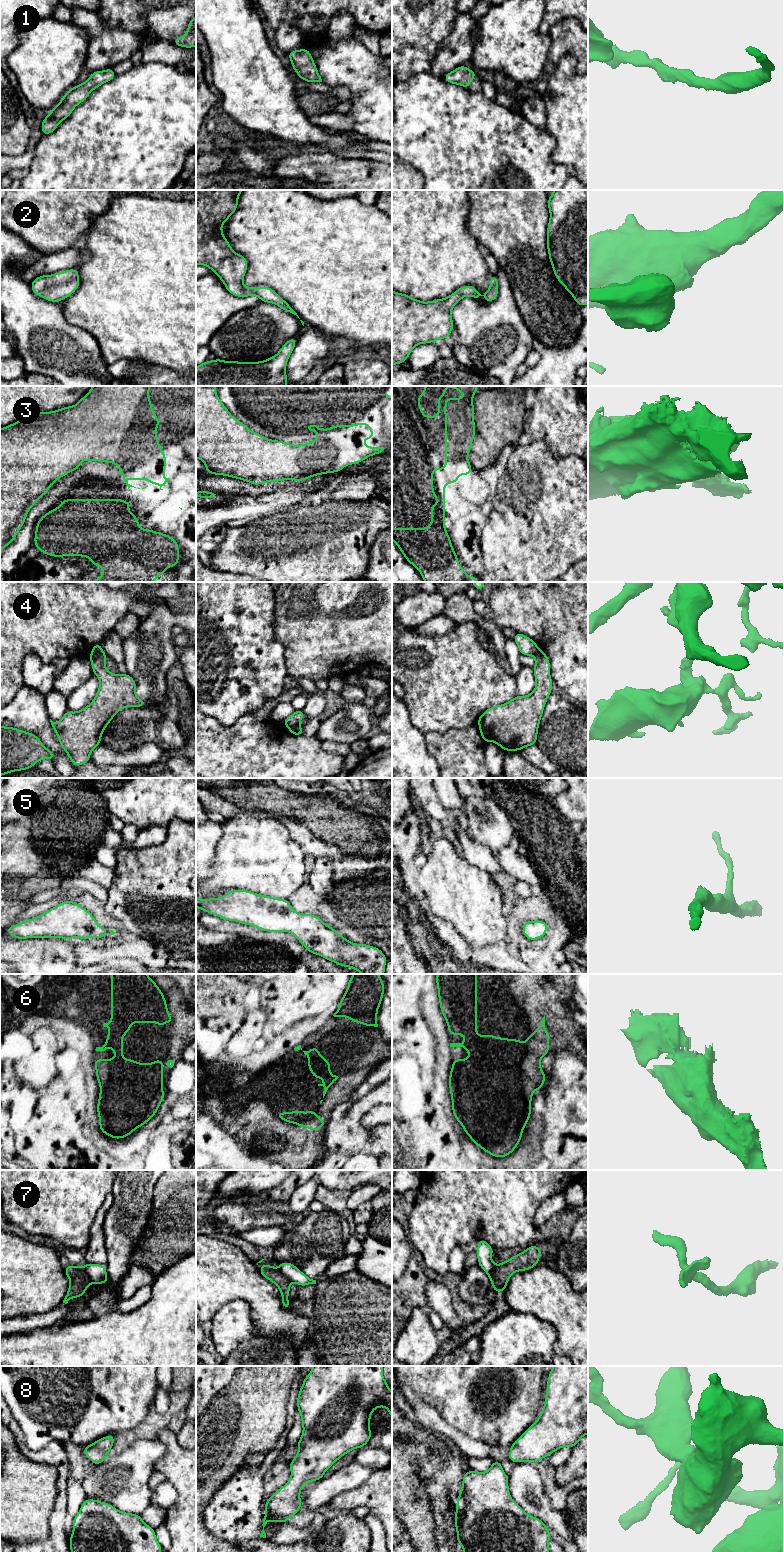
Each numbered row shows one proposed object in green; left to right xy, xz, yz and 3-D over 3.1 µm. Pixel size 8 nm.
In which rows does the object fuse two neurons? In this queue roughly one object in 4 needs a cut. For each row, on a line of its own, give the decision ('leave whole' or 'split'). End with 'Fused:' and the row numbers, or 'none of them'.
1: leave whole
2: leave whole
3: leave whole
4: split
5: leave whole
6: leave whole
7: split
8: leave whole
Fused: 4, 7

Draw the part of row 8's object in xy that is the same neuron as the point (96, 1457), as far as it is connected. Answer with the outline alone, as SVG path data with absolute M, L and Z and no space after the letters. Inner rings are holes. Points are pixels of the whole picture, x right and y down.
M113 1435L102 1437L94 1443L83 1447L84 1454L93 1464L101 1464L108 1456L114 1442L115 1436Z

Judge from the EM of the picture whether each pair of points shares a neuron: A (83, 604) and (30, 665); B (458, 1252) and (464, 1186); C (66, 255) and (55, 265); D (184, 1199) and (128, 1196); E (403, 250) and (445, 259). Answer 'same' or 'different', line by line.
A: different
B: different
C: same
D: different
E: same

